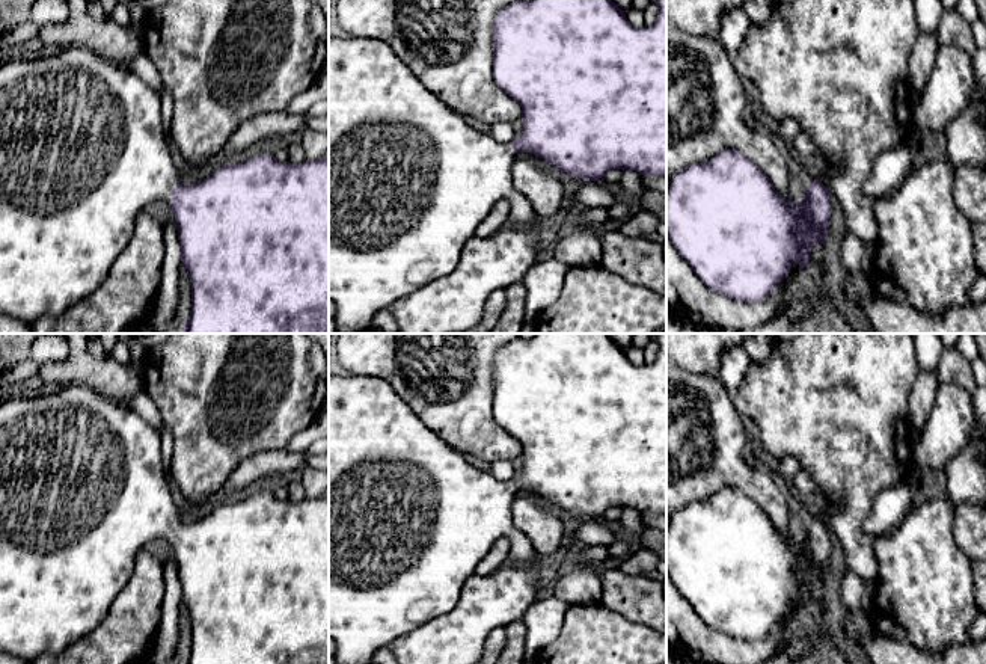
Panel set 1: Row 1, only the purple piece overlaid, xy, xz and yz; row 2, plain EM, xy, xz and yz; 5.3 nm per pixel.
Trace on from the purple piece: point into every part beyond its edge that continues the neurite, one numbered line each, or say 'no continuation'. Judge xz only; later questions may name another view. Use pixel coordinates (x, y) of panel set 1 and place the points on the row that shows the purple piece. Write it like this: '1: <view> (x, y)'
1: xz (409, 180)

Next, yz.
1: yz (822, 172)

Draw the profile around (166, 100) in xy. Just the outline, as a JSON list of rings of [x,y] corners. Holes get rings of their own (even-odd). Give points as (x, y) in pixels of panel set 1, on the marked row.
[[[161,85],[158,95],[163,128],[167,137],[170,139],[170,119],[173,116],[175,100],[172,97],[170,89],[166,85]]]

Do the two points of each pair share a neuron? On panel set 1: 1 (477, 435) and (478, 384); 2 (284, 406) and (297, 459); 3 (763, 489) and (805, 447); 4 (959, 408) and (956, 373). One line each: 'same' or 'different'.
1: same
2: different
3: different
4: different

